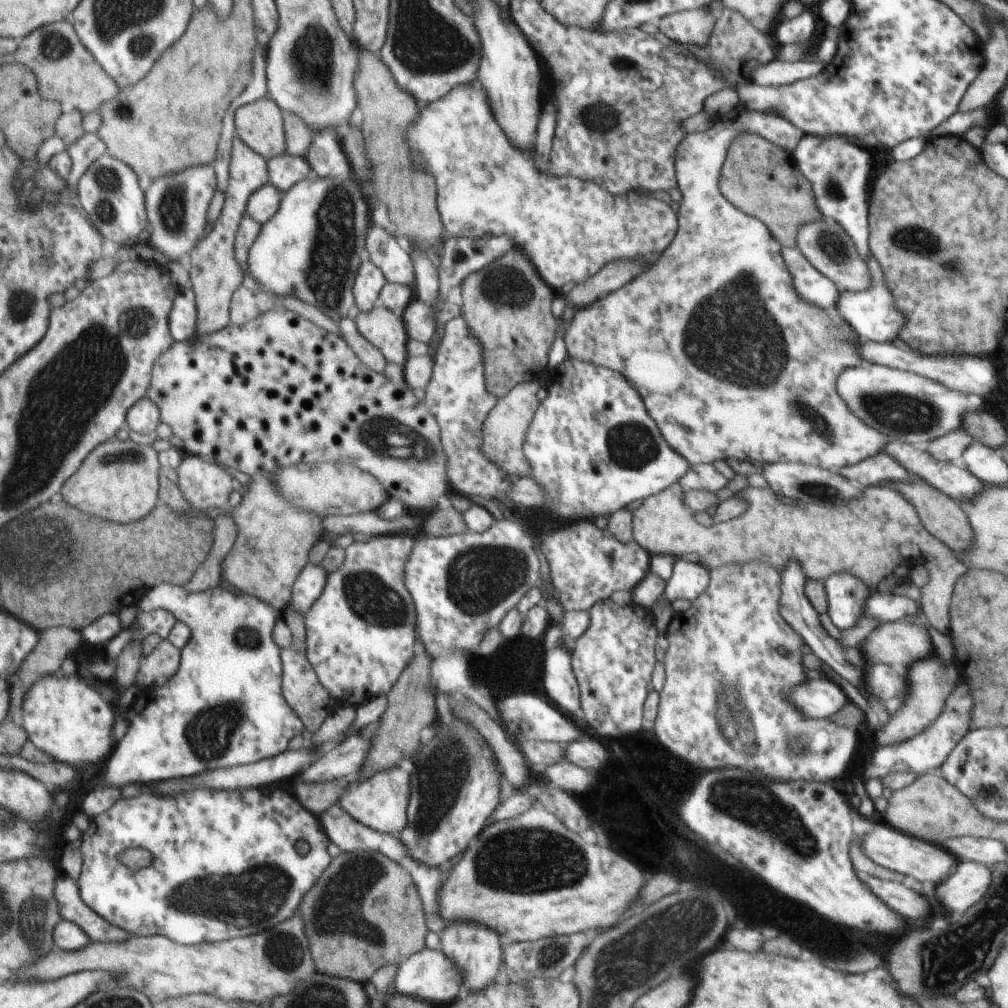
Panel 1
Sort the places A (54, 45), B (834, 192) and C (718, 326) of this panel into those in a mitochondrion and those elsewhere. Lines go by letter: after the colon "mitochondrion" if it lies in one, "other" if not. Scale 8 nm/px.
A: mitochondrion
B: mitochondrion
C: mitochondrion

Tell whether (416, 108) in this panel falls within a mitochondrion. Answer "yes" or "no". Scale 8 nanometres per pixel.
no

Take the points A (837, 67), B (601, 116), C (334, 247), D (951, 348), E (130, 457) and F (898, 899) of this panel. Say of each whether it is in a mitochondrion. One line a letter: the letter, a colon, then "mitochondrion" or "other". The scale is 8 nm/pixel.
A: other
B: mitochondrion
C: mitochondrion
D: other
E: mitochondrion
F: other

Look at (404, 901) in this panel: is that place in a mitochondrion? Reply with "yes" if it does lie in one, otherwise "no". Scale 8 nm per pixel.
no

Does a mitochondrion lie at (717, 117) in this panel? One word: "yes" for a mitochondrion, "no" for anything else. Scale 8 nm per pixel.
no

